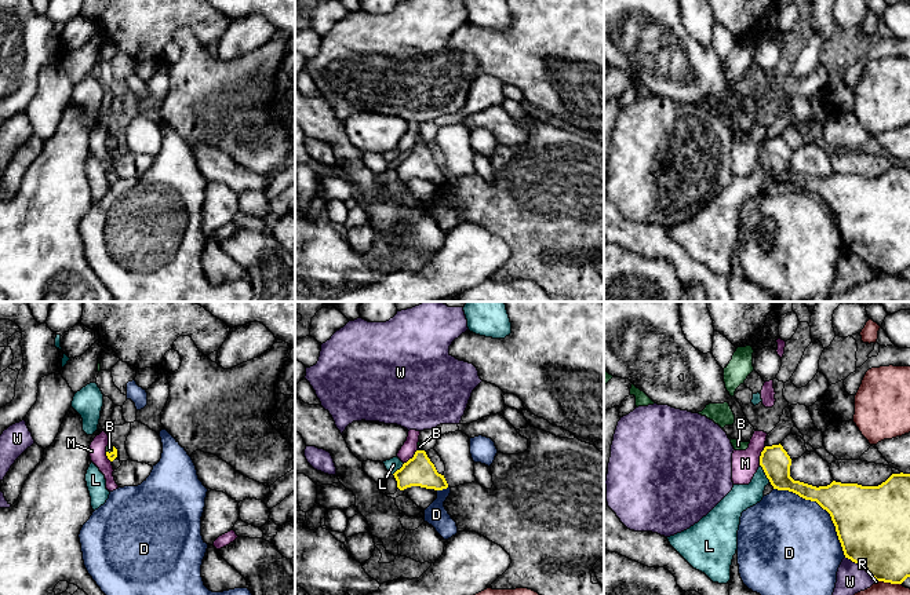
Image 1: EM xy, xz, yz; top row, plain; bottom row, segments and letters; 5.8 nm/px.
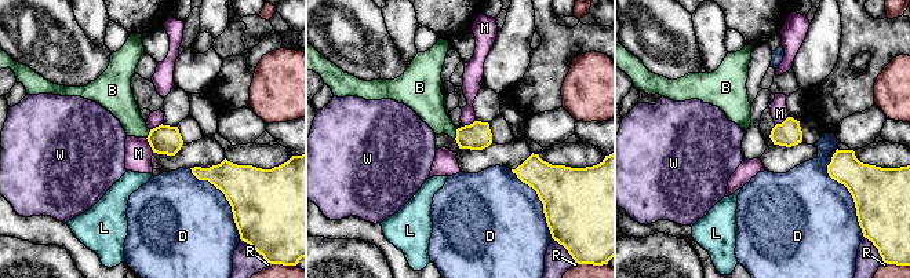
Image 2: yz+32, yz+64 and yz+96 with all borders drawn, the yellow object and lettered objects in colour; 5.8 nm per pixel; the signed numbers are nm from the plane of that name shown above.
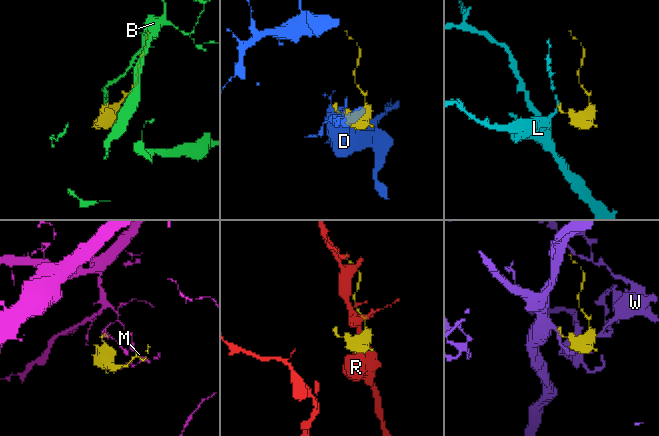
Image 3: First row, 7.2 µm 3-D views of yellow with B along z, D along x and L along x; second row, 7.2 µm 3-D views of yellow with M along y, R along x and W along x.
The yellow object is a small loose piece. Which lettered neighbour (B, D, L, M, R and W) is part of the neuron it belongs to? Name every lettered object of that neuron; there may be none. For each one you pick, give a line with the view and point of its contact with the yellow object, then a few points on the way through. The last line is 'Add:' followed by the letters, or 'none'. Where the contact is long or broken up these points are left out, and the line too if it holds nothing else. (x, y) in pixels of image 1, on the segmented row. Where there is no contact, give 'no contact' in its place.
B: contact xy (110, 452); way xy (112, 455), (110, 452), (109, 448)
Add: B

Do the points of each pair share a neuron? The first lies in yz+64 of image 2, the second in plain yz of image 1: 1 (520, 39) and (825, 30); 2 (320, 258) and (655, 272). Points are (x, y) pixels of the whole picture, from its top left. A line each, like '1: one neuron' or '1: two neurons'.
1: one neuron
2: one neuron

